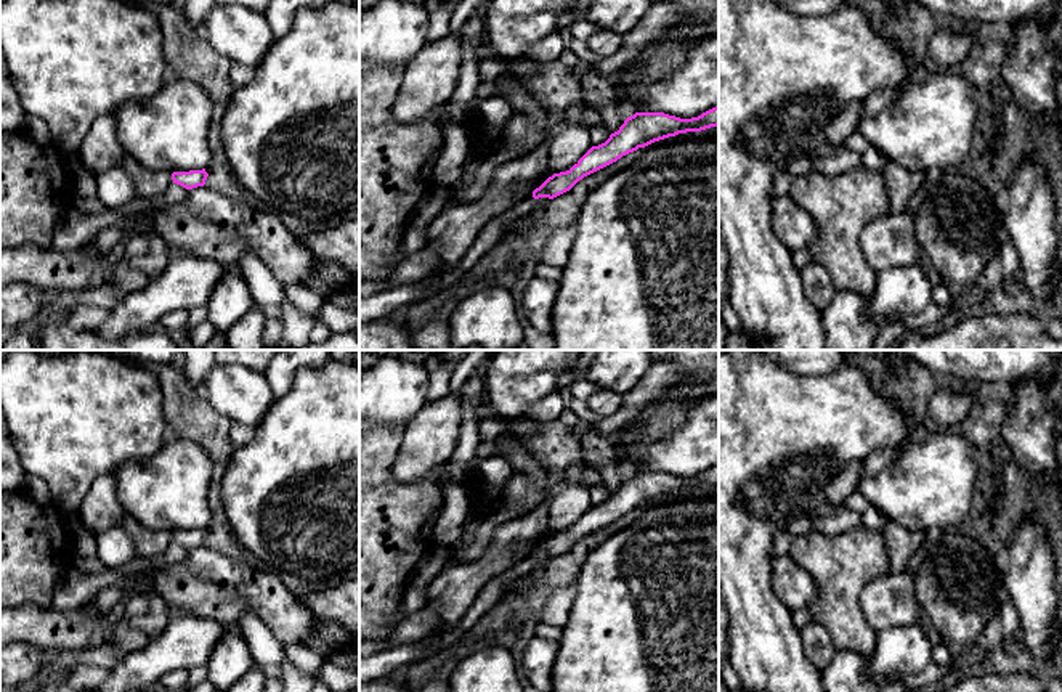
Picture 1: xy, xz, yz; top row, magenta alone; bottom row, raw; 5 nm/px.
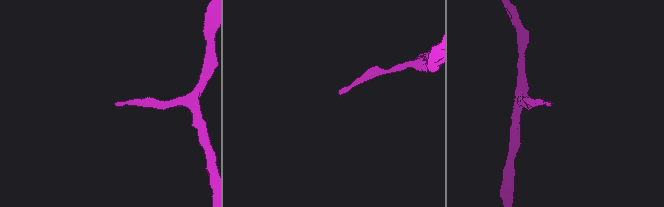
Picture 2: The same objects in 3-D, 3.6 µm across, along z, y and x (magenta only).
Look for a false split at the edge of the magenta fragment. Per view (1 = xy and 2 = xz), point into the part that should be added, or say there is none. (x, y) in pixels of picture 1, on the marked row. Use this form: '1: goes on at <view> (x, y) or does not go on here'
1: does not go on here
2: goes on at xz (393, 301)

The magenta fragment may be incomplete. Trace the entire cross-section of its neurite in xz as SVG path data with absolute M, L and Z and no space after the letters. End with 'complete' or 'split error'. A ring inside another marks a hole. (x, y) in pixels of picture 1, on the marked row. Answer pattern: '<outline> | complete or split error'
M719 106L698 117L680 119L664 112L635 112L627 117L618 132L592 146L570 170L553 173L531 196L518 201L507 212L494 217L476 236L472 247L448 270L432 283L411 283L359 299L359 323L374 321L388 315L401 313L415 302L424 302L438 295L465 276L476 262L491 252L505 236L507 226L520 217L529 215L536 209L539 197L553 199L570 191L584 177L616 162L622 156L645 148L655 141L687 132L701 132L719 125Z | split error

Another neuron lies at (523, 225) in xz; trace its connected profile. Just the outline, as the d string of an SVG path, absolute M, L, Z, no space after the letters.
M533 215L520 217L518 220L512 222L507 226L504 239L510 236L528 234L531 230L534 230L536 225L537 225L537 220Z

